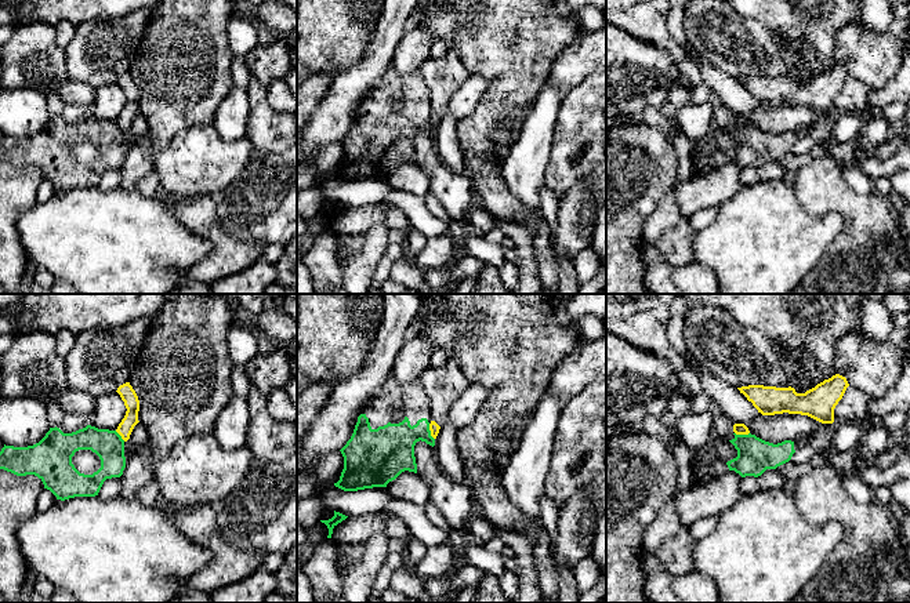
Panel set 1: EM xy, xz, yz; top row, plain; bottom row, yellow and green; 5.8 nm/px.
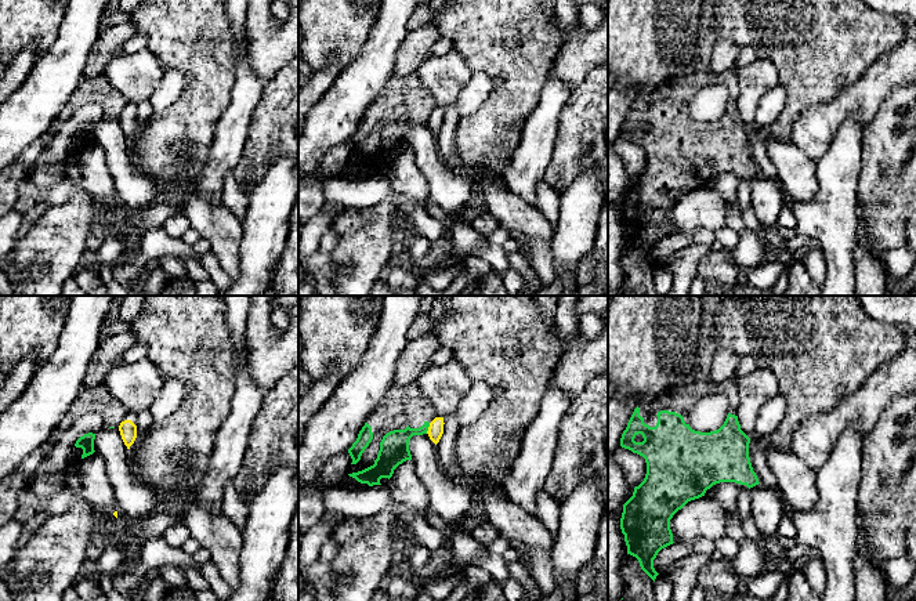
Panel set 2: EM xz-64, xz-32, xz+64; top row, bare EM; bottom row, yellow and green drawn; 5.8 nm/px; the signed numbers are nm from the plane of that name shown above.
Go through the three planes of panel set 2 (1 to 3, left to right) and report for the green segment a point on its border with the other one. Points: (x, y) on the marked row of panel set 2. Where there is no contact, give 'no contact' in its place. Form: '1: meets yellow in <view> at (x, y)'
1: no contact
2: meets yellow in xz-32 at (428, 428)
3: no contact

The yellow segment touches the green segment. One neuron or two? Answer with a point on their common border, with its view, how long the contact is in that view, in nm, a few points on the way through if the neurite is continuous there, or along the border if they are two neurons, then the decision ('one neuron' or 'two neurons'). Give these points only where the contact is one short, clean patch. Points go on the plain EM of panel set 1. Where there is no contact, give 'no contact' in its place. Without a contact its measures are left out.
xz (431, 123) | 100 nm | along xz (428, 115), (434, 130) | two neurons

